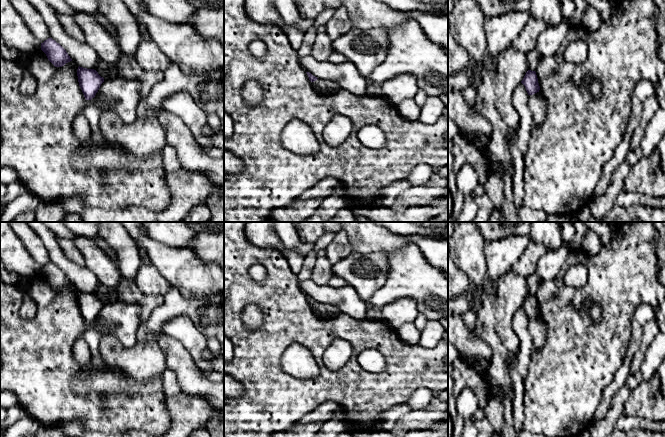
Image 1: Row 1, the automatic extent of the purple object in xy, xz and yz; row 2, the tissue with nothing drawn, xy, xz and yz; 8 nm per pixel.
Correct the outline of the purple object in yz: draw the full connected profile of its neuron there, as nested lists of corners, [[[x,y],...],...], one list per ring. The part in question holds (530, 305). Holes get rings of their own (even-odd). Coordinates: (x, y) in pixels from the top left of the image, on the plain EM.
[[[528,294],[521,305],[529,319],[528,329],[533,340],[532,350],[540,350],[546,344],[546,325],[540,318],[535,295]]]

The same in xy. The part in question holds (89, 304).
[[[80,290],[77,300],[85,323],[100,333],[99,352],[106,364],[120,368],[138,382],[150,382],[155,376],[165,373],[166,355],[159,343],[163,332],[149,332],[145,341],[137,342],[132,347],[124,347],[113,333],[96,325],[95,319],[104,302],[96,294]]]

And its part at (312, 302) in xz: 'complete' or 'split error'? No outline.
split error

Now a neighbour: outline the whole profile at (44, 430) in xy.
[[[41,424],[35,437],[65,437],[57,425]]]

